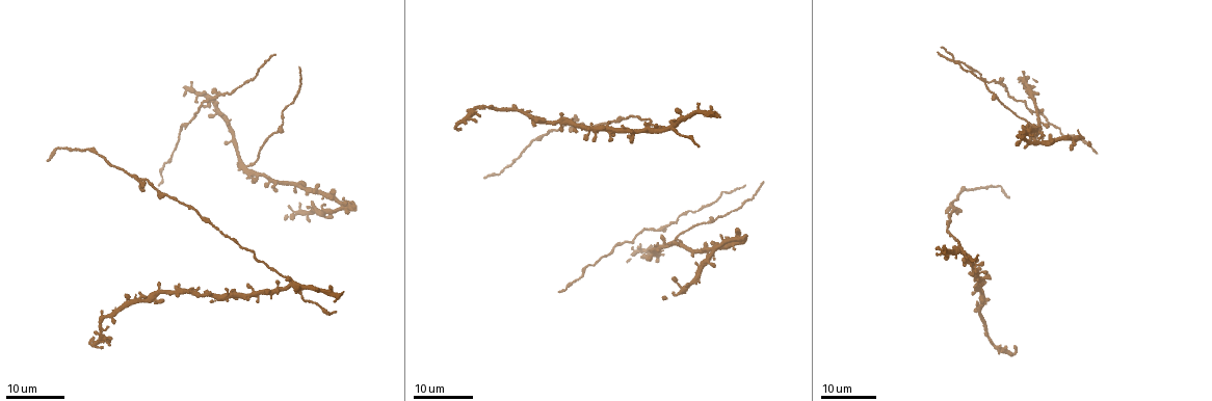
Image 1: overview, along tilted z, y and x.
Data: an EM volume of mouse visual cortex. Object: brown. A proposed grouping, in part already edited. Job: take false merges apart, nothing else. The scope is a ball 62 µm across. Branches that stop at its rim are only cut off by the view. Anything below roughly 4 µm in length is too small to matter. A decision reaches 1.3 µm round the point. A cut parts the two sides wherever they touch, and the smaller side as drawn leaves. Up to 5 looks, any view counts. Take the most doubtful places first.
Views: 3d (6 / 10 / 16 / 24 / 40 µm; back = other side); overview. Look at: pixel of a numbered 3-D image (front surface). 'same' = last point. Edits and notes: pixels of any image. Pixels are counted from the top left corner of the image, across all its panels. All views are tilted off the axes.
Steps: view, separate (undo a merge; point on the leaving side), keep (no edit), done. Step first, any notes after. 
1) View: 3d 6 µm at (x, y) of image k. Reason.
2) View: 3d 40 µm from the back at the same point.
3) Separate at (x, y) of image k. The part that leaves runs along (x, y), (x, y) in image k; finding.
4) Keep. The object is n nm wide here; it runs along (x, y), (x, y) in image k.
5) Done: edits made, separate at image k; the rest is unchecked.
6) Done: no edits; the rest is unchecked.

View: 3d 16 µm at (247, 164) of image 1.

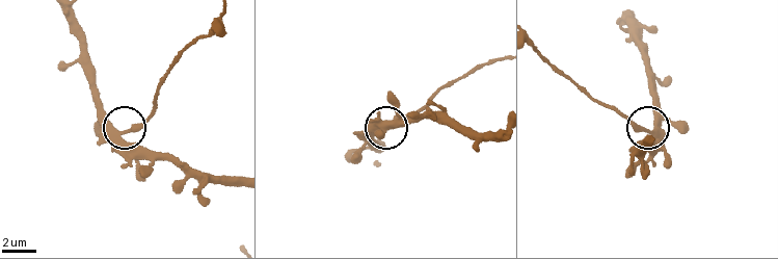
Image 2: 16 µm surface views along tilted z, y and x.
View: 3d 6 µm at (648, 133) of image 2.

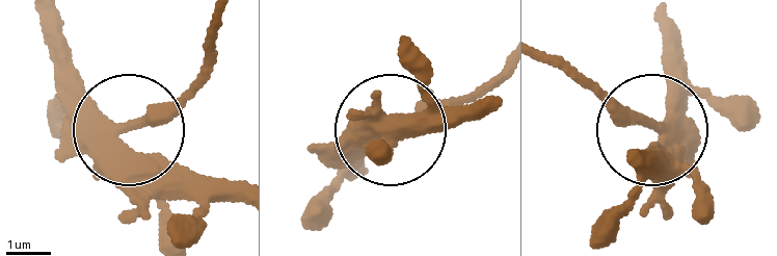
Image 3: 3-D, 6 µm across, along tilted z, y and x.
Separate at (150, 123) of image 3. The side arm is 22 µm long; the part that leaves runs along (91, 128), (182, 103), (219, 28) in image 3; two cells meet here.

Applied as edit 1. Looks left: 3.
View: 3d 24 µm at (258, 294) of image 1. Four or more arms meet.

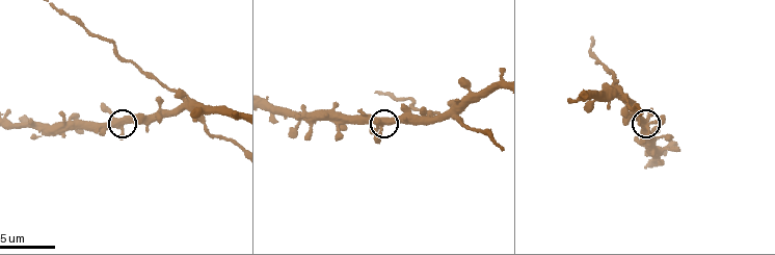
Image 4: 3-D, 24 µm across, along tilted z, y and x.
View: 3d 10 µm at (649, 124) of image 4.

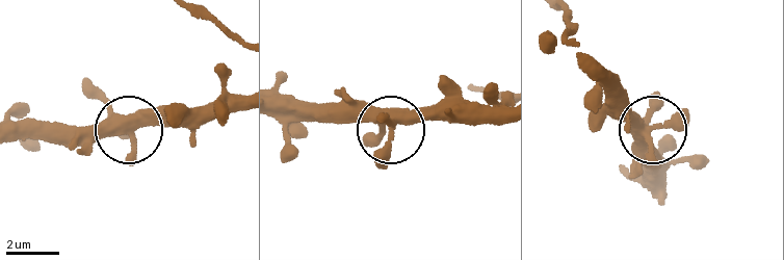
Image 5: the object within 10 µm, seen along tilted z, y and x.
Keep. The side arm is 32 µm long; it runs along (242, 99), (129, 123), (86, 83) in image 5; one cell here.

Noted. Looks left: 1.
View: 3d 16 µm at (450, 115) of image 4. A fork.

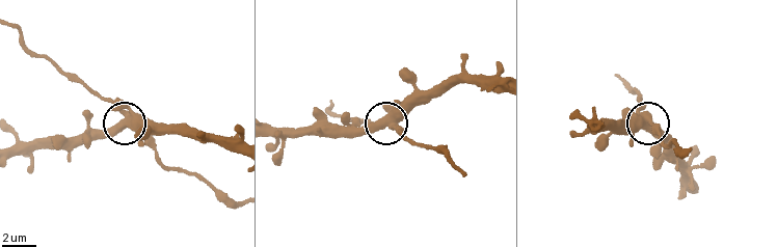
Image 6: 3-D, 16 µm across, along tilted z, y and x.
Keep. It runs along (11, 25), (30, 50), (77, 77), (126, 121), (150, 119) in image 6; one cell here.

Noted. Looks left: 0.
Done: edits made, separate at image 3; the rest is unchecked.

